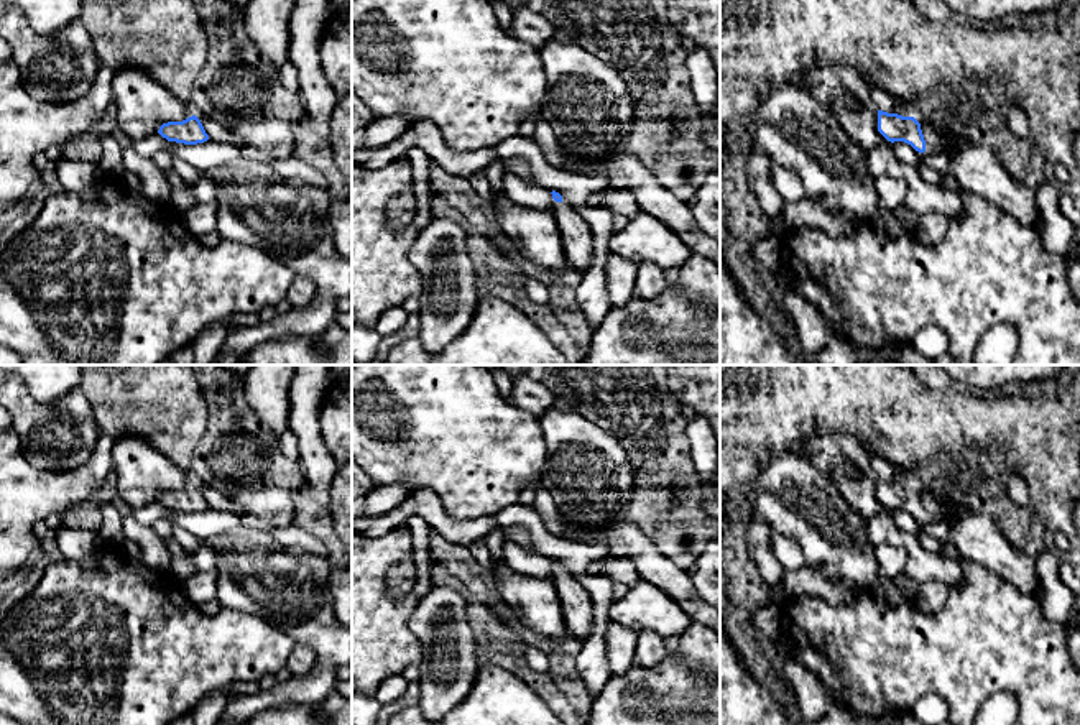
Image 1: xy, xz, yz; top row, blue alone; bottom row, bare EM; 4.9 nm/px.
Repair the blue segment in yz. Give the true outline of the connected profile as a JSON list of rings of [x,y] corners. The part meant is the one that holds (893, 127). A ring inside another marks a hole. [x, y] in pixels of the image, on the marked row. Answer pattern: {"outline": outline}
{"outline": [[[878,110],[878,132],[891,143],[904,141],[911,145],[919,153],[934,153],[934,155],[947,155],[950,151],[950,141],[953,140],[953,133],[942,127],[935,127],[929,122],[917,122],[914,117],[902,117],[898,113],[888,113]]]}

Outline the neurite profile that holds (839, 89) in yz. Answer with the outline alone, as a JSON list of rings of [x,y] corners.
[[[819,66],[802,76],[802,87],[828,110],[861,148],[891,146],[878,132],[878,105],[863,77],[848,66]]]

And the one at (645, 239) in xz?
[[[644,210],[612,235],[608,250],[636,265],[653,261],[664,271],[681,268],[692,253],[664,222]]]

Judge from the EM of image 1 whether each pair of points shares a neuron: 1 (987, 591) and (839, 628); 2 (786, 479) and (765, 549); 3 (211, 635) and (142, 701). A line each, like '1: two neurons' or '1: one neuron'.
1: one neuron
2: two neurons
3: one neuron

